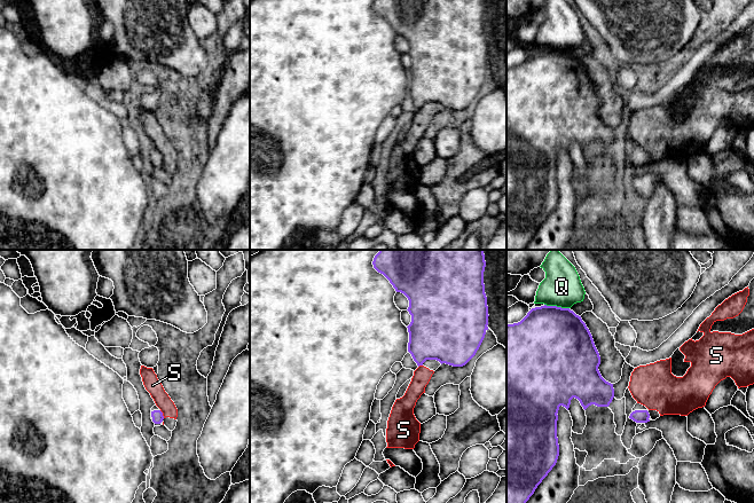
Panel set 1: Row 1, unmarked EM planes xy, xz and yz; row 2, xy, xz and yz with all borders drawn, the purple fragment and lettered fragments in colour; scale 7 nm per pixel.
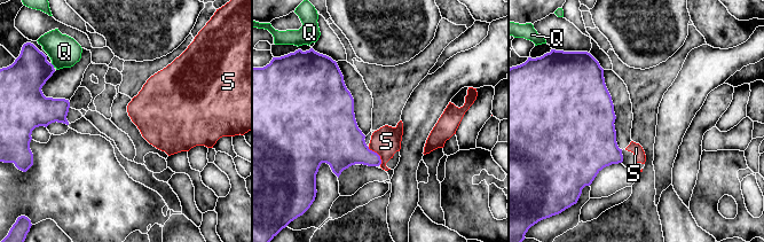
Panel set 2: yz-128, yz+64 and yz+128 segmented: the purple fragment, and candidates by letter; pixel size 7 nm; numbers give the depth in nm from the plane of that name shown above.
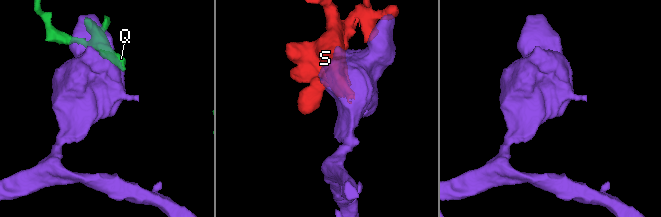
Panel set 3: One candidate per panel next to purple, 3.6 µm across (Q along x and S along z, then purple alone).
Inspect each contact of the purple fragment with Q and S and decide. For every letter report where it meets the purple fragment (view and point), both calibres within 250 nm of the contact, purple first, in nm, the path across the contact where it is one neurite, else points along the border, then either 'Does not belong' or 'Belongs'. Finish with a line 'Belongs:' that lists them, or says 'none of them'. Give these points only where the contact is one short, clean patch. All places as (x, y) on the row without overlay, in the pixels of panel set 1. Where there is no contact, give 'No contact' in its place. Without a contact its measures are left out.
Q: Touches purple at yz (556, 49). Thickness 500 nm (purple) against 280 nm. Boundary: yz (544, 47), (568, 52). Does not belong
S: Touches purple at xy (162, 157). Thickness 80 nm (purple) against 110 nm. Boundary: xy (159, 154), (164, 160). Does not belong
Belongs: none of them

